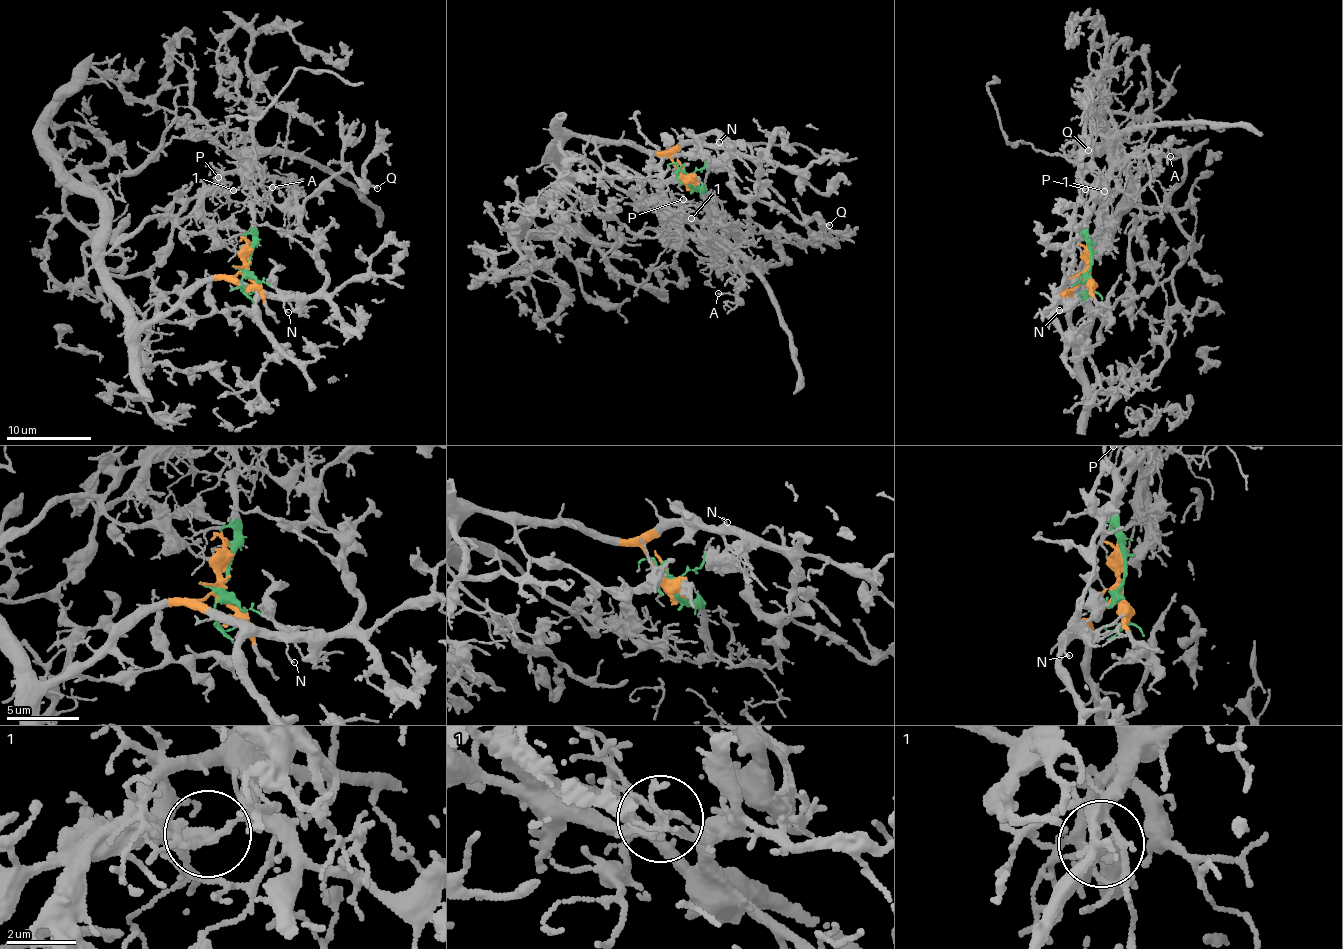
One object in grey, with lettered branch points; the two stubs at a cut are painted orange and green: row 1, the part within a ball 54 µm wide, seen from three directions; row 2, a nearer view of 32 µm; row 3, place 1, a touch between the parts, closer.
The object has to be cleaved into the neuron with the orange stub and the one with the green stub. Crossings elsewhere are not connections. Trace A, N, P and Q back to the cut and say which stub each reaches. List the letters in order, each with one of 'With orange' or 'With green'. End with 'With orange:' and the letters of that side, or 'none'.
A: With green
N: With orange
P: With green
Q: With orange
With orange: N, Q

